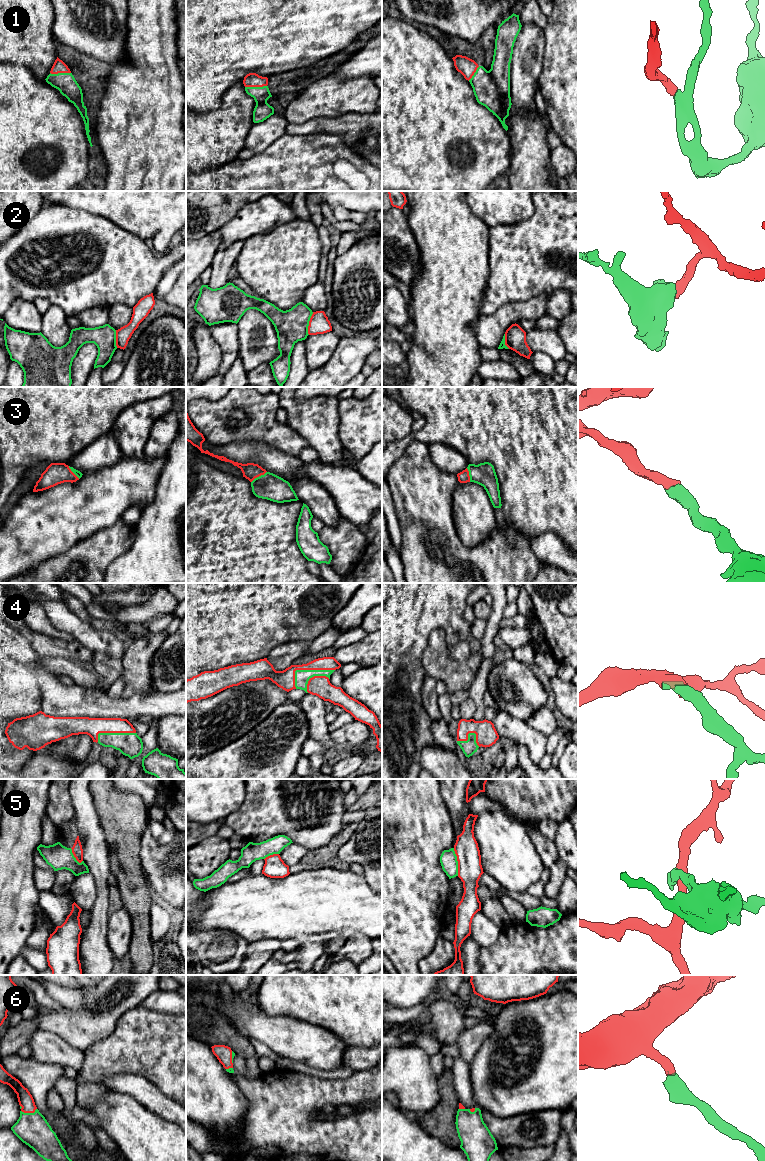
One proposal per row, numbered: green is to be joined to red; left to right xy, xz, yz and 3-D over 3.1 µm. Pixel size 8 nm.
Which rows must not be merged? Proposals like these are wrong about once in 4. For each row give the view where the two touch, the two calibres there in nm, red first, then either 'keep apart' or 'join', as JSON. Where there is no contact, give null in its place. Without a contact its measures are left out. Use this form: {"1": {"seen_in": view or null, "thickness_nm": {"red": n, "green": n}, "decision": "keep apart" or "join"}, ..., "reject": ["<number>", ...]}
{"1": {"seen_in": "xz", "thickness_nm": {"red": 110, "green": 140}, "decision": "join"}, "2": {"seen_in": "xz", "thickness_nm": {"red": 160, "green": 260}, "decision": "keep apart"}, "3": {"seen_in": "xz", "thickness_nm": {"red": 130, "green": 220}, "decision": "join"}, "4": {"seen_in": "xz", "thickness_nm": {"red": 150, "green": 120}, "decision": "join"}, "5": {"seen_in": "yz", "thickness_nm": {"red": 190, "green": 140}, "decision": "keep apart"}, "6": {"seen_in": "xy", "thickness_nm": {"red": 120, "green": 260}, "decision": "join"}, "reject": ["2", "5"]}

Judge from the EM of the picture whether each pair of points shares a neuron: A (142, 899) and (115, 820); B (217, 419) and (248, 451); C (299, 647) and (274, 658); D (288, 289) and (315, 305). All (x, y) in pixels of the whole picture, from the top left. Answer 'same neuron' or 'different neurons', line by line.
A: same neuron
B: different neurons
C: same neuron
D: different neurons

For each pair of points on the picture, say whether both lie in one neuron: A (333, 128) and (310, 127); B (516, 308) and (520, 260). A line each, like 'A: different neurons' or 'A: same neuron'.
A: same neuron
B: different neurons

